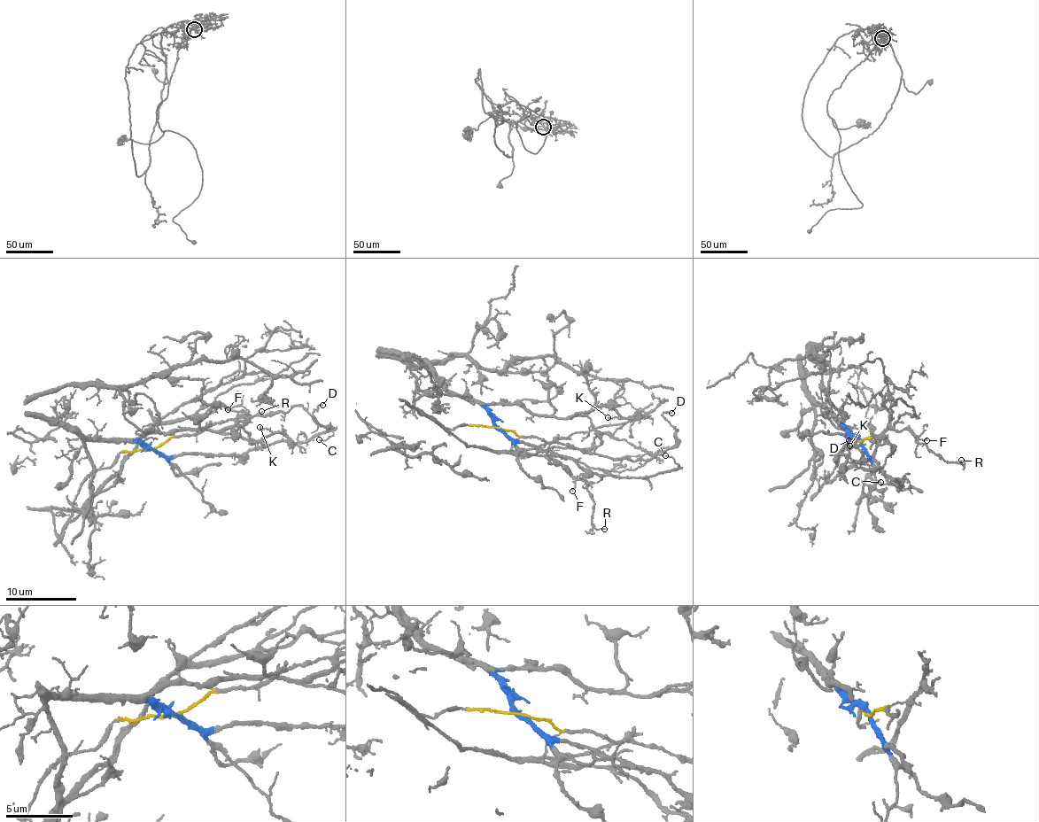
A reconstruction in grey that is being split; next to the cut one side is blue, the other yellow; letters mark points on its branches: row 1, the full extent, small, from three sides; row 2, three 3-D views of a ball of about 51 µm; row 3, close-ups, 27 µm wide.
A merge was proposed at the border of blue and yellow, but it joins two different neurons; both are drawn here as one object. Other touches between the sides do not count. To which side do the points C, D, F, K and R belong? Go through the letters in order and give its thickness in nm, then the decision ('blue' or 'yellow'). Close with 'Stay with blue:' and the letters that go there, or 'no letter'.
C: calibre 110 nm; blue
D: calibre 120 nm; yellow
F: calibre 90 nm; yellow
K: calibre 150 nm; blue
R: calibre 110 nm; yellow
Stay with blue: C, K

